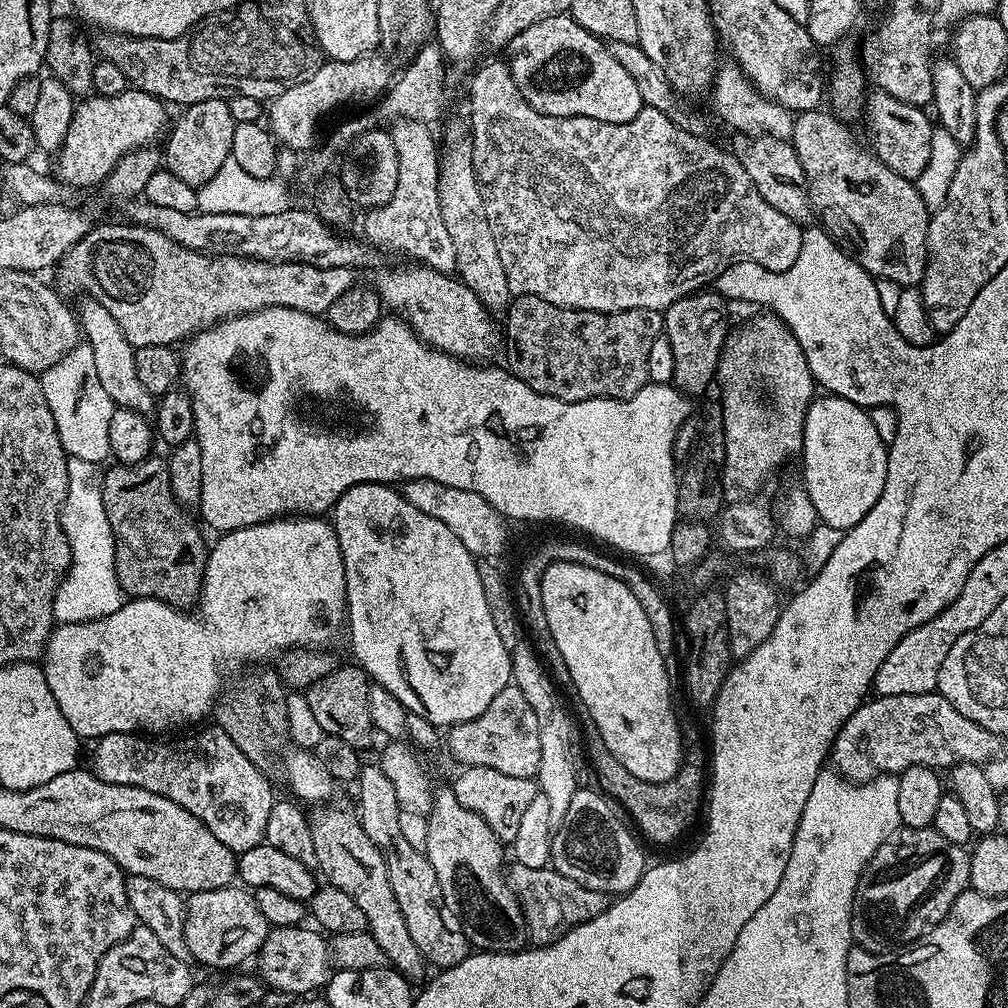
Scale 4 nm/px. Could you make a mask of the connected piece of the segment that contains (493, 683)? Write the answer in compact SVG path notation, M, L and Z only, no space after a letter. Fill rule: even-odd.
M355 484L353 488L346 489L334 505L334 527L342 550L346 578L346 628L352 631L352 652L356 655L354 660L375 683L399 696L409 713L425 716L435 726L460 724L477 717L503 688L512 684L512 654L509 645L498 634L498 626L494 626L482 586L482 568L476 565L479 564L477 557L466 550L466 546L462 546L458 534L454 534L450 526L438 522L438 518L430 518L430 514L418 510L418 506L394 489L386 484Z

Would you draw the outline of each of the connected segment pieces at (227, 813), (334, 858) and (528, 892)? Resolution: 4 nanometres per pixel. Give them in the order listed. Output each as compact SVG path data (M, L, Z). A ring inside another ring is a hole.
M211 726L197 736L184 736L181 740L172 740L167 744L164 738L149 738L134 732L119 732L99 737L96 757L91 767L102 782L121 784L122 786L138 786L142 790L150 790L154 794L162 794L162 798L170 798L170 802L178 802L190 814L194 814L203 822L220 842L234 853L245 852L254 846L265 843L266 822L270 822L270 810L274 803L272 788L263 776L261 765L255 764L238 750L234 738L230 738L218 726Z
M336 804L333 808L316 806L310 812L312 837L314 838L315 867L322 873L329 885L338 890L346 890L354 902L366 913L369 934L382 946L385 961L395 968L410 982L423 974L426 961L423 954L414 946L414 938L406 930L405 919L399 910L394 890L390 886L390 875L387 874L387 862L379 847L370 840L363 830L359 811L355 807L347 808L344 804Z
M513 863L507 869L506 875L512 893L520 903L528 927L527 939L536 946L553 944L558 937L565 936L569 930L577 928L582 922L590 922L598 918L598 914L605 912L610 903L609 893L590 890L574 882L574 878L566 878L558 874L551 866L535 868Z

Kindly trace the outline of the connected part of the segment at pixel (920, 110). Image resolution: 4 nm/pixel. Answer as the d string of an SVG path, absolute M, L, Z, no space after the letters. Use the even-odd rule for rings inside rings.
M876 90L873 93L872 97L871 95L867 97L866 112L868 108L868 128L872 131L873 146L871 145L871 147L874 149L874 155L886 166L890 166L890 170L894 170L894 174L902 174L902 178L915 182L922 174L922 170L926 170L926 158L930 158L933 121L928 121L928 116L924 113L927 111L923 107L902 102L883 90Z

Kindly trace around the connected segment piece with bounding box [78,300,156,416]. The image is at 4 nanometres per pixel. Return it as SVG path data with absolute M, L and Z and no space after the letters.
M103 301L86 303L78 314L81 331L94 352L95 365L104 391L117 407L130 408L144 415L155 411L155 395L152 396L140 378L136 364L136 350L124 336L122 328Z

